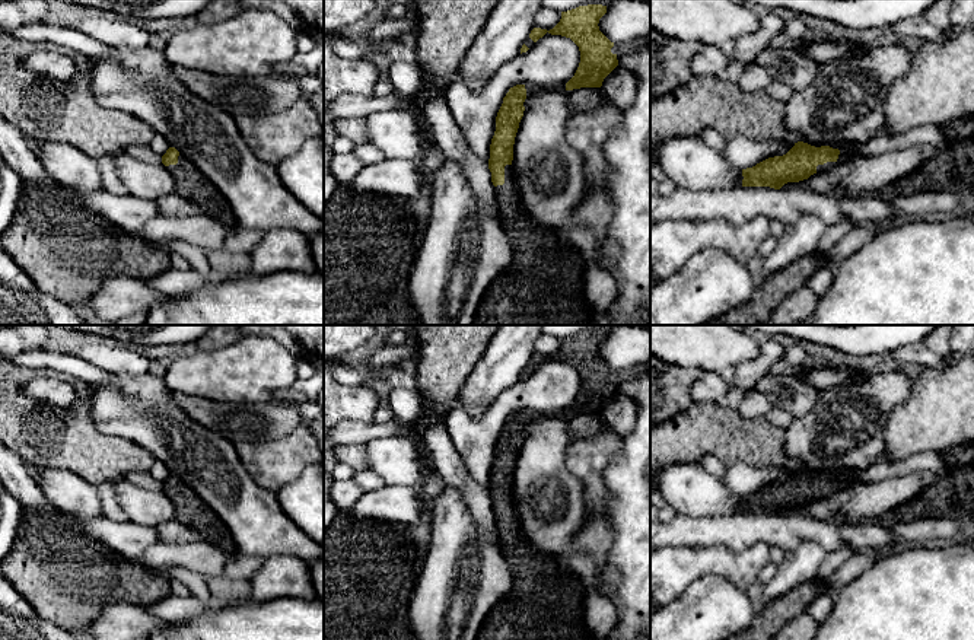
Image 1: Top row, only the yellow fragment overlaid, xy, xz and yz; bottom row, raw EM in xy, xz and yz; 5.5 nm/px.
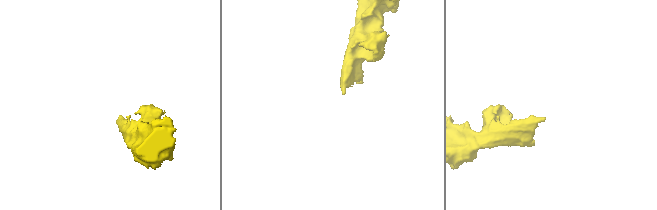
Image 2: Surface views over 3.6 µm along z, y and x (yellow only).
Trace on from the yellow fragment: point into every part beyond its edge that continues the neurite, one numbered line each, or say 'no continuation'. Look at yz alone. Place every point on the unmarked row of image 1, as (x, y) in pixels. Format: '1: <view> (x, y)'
1: yz (843, 484)

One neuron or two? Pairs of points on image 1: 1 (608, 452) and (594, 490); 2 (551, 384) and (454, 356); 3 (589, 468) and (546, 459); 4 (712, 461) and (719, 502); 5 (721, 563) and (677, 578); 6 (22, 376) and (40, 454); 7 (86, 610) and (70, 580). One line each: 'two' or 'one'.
1: one
2: two
3: two
4: two
5: one
6: one
7: one

